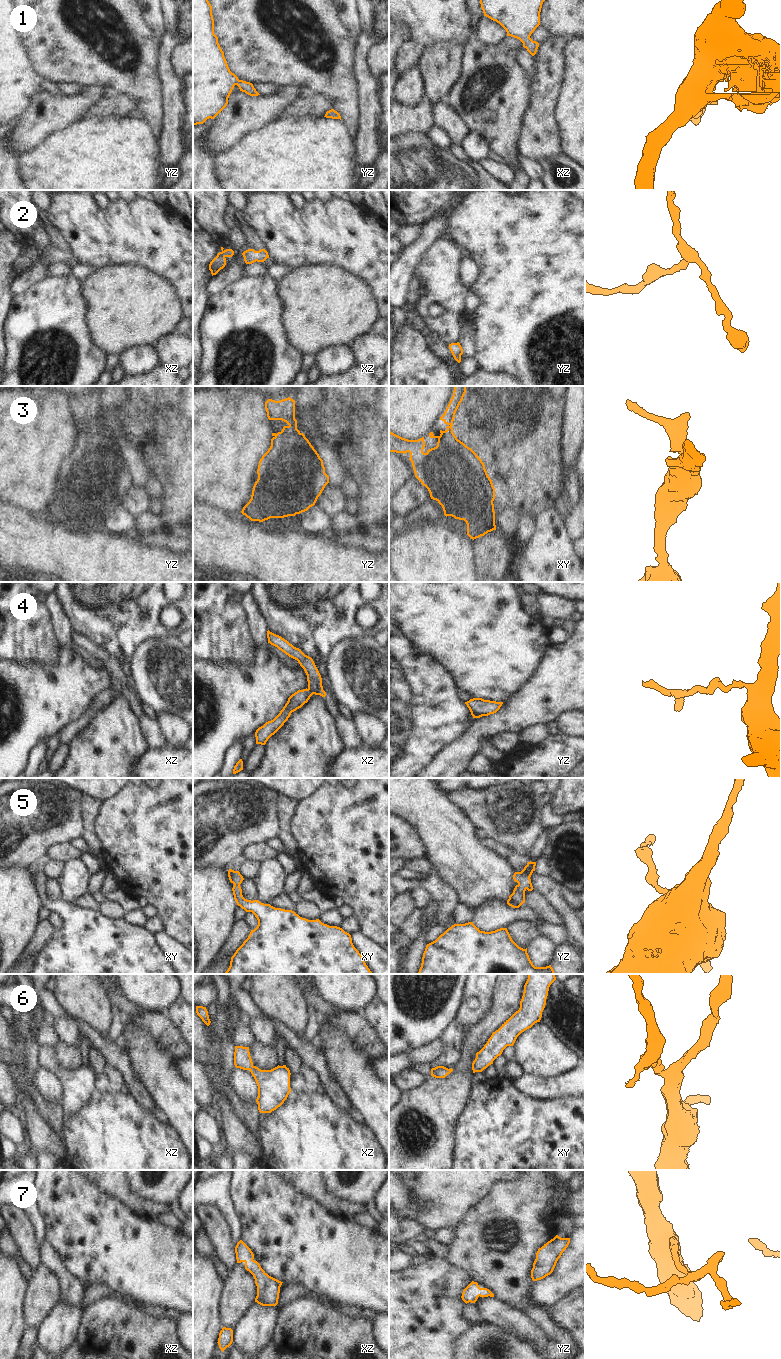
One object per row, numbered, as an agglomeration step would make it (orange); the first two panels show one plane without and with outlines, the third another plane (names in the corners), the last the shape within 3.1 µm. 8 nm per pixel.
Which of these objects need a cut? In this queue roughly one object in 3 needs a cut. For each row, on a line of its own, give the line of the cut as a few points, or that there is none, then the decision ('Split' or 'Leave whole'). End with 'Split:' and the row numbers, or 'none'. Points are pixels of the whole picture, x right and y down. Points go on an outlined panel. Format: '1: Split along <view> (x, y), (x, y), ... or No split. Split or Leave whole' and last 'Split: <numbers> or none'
1: No split. Leave whole
2: No split. Leave whole
3: No split. Leave whole
4: No split. Leave whole
5: No split. Leave whole
6: No split. Leave whole
7: No split. Leave whole
Split: none

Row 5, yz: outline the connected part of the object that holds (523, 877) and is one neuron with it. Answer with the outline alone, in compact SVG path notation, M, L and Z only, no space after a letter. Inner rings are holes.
M528 862L521 872L515 872L513 879L518 884L515 886L513 893L509 896L507 904L513 908L519 908L525 903L525 891L532 891L531 875L535 871L536 862Z

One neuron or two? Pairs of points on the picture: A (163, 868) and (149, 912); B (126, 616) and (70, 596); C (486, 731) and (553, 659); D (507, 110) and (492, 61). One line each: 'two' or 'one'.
A: two
B: one
C: one
D: one

